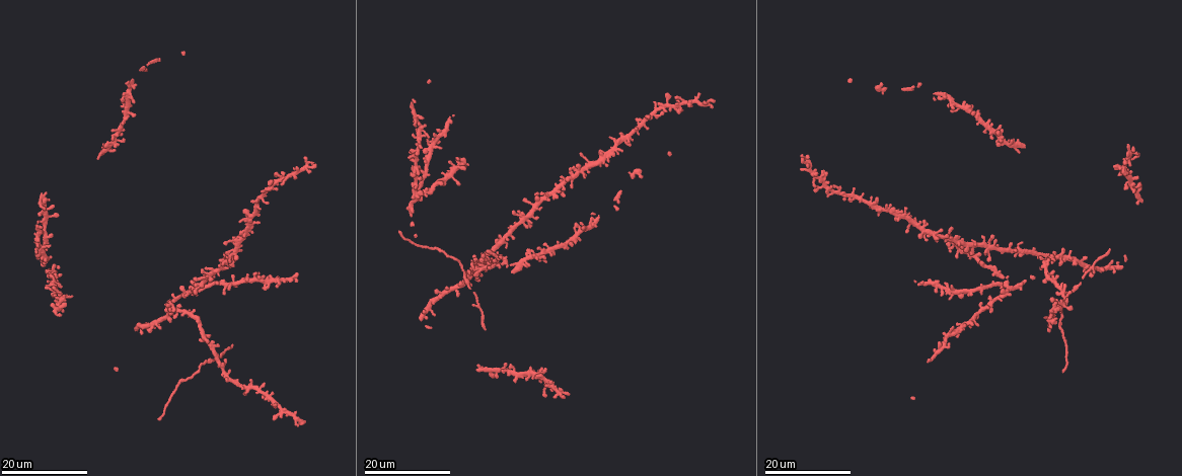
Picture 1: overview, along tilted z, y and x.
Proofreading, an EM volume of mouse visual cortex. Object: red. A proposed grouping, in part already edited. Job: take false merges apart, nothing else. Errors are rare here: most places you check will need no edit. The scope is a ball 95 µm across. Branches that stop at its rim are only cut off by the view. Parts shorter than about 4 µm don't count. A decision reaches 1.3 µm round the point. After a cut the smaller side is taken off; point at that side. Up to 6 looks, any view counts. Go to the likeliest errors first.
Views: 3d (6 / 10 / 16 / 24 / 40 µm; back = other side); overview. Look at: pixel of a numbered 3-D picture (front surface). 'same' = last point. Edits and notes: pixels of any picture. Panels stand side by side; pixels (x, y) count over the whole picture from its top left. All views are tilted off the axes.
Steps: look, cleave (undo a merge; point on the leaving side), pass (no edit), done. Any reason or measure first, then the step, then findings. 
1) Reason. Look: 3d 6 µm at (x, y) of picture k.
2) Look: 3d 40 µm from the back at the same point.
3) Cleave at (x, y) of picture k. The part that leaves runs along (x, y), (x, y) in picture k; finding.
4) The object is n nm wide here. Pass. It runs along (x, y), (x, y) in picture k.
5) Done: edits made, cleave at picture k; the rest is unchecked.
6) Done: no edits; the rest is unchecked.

Look: 3d 16 µm at (464, 275) of picture 1.

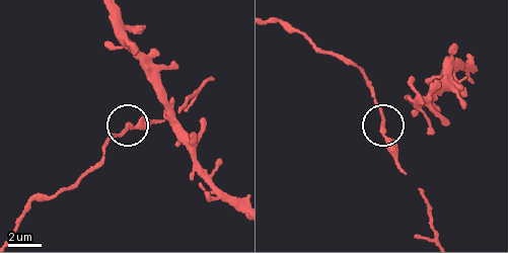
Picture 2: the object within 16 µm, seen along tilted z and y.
Look: 3d 10 µm at (124, 126) of picture 2.

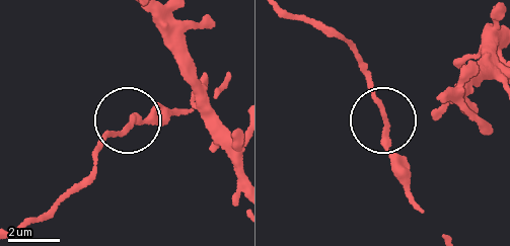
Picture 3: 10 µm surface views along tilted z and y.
Pass. All the same neuron.

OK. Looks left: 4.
Four arms meet. Look: 3d 24 µm at (304, 169) of picture 1.

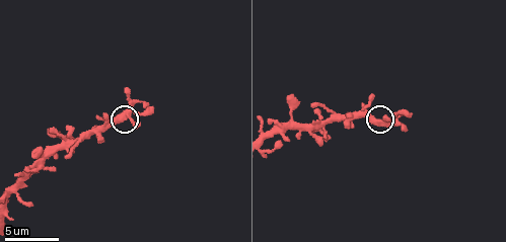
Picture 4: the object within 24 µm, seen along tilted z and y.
Look: 3d 6 µm at (125, 114) of picture 4.

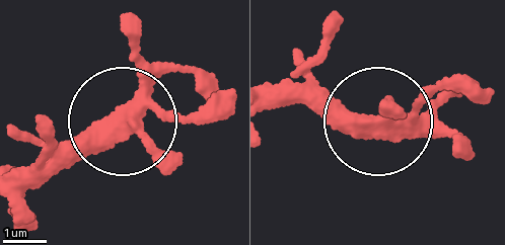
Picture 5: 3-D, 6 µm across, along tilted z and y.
4 arms meet here. Pass. Continuous, no second neuron.

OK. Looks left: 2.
Look: 3d 24 µm at (428, 302) of picture 1.

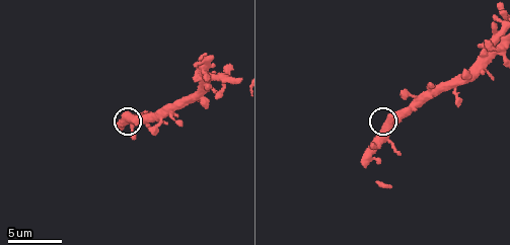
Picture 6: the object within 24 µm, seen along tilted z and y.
Look: 3d 6 µm at (385, 123) of picture 6.

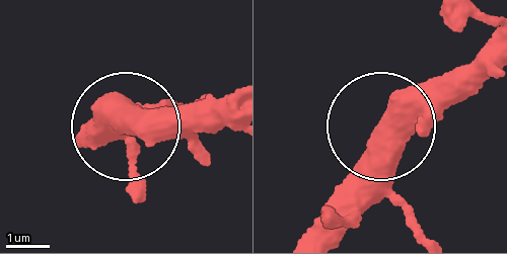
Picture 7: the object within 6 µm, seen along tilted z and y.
The object is 480 nm wide here. Pass. Continuous, no second neuron.

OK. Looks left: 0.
Done: no edits; the rest is unchecked.

